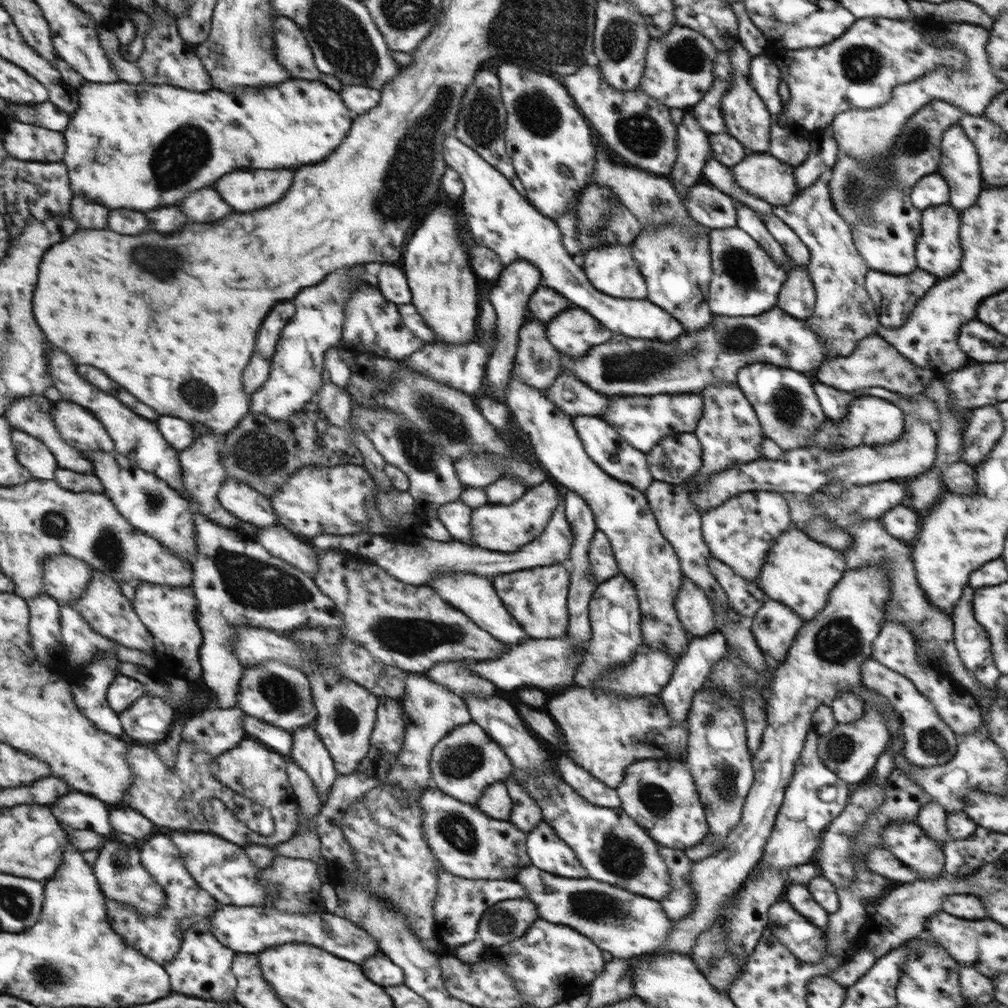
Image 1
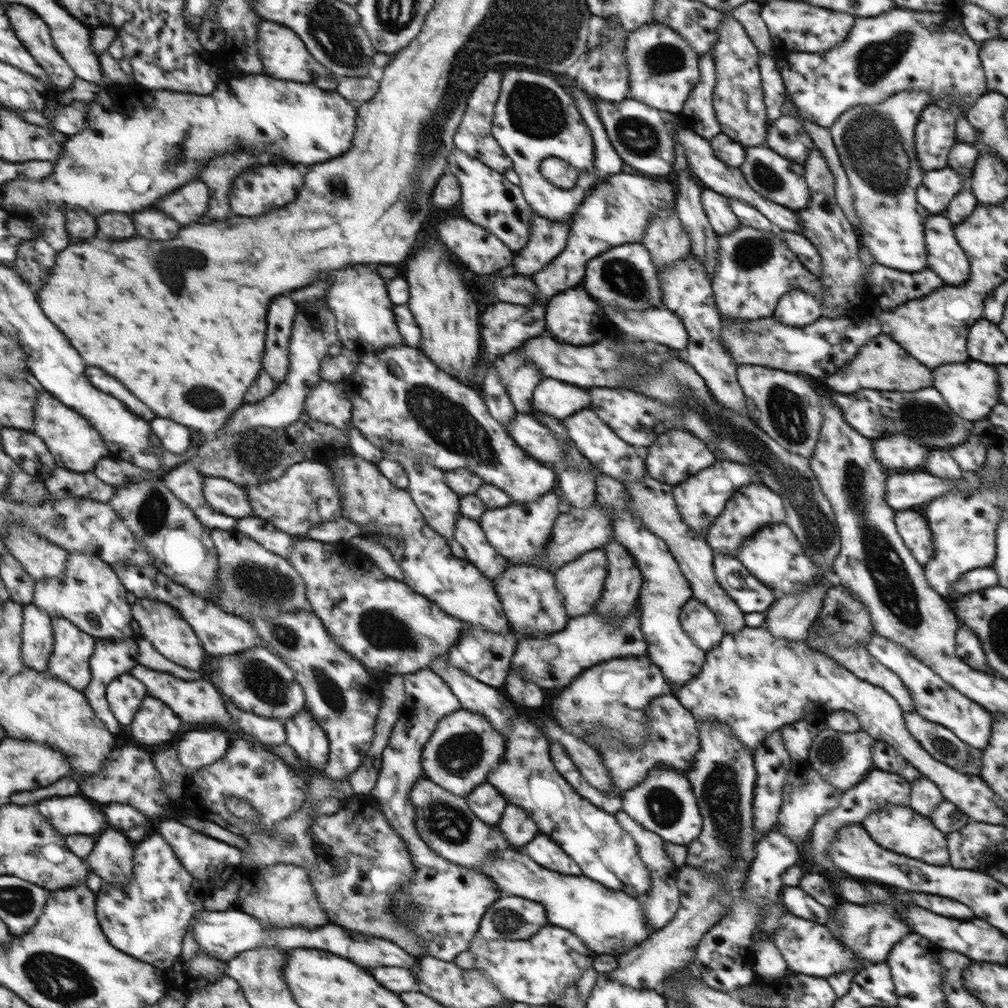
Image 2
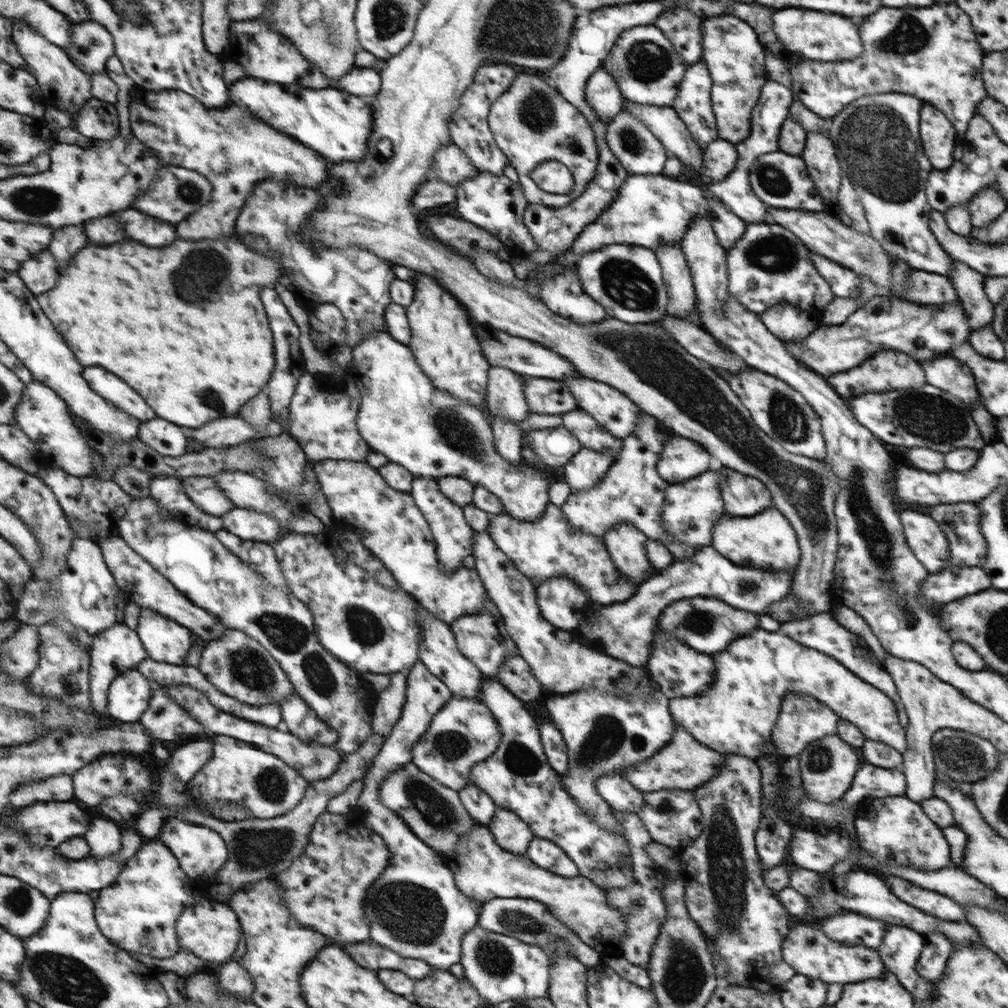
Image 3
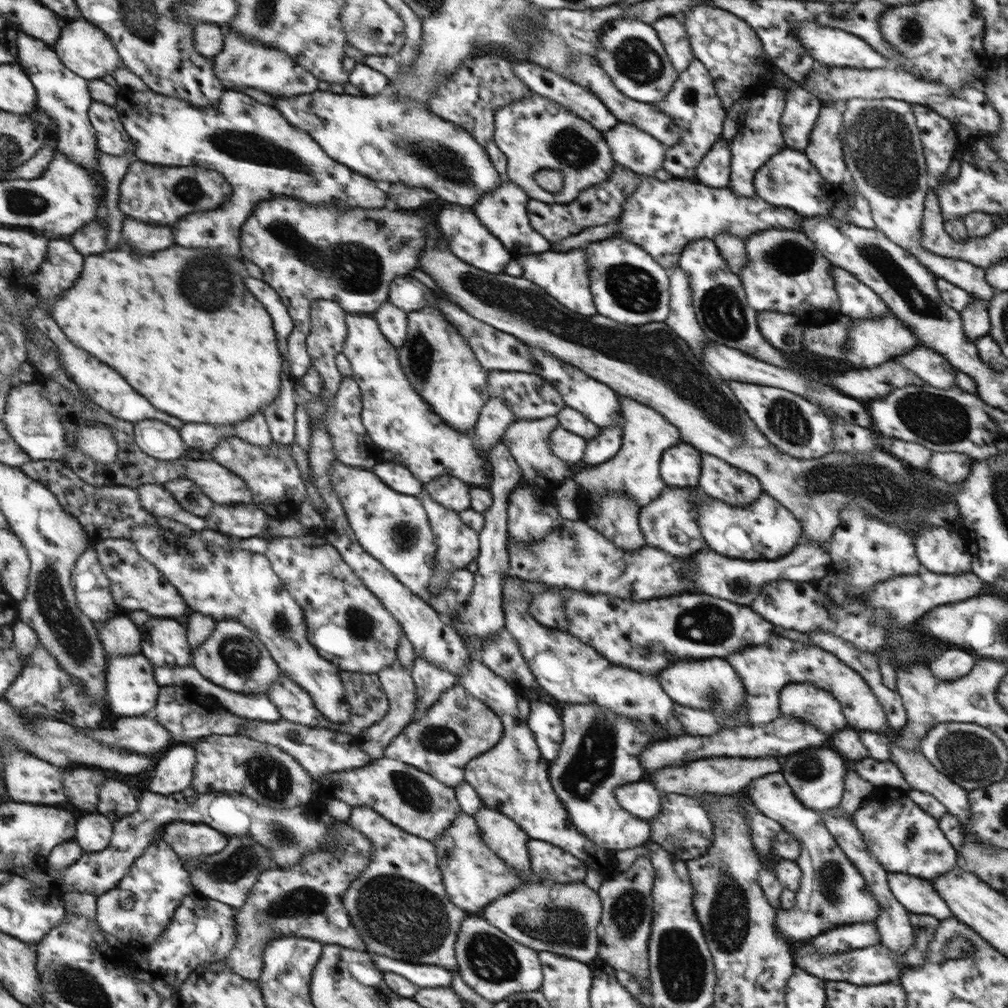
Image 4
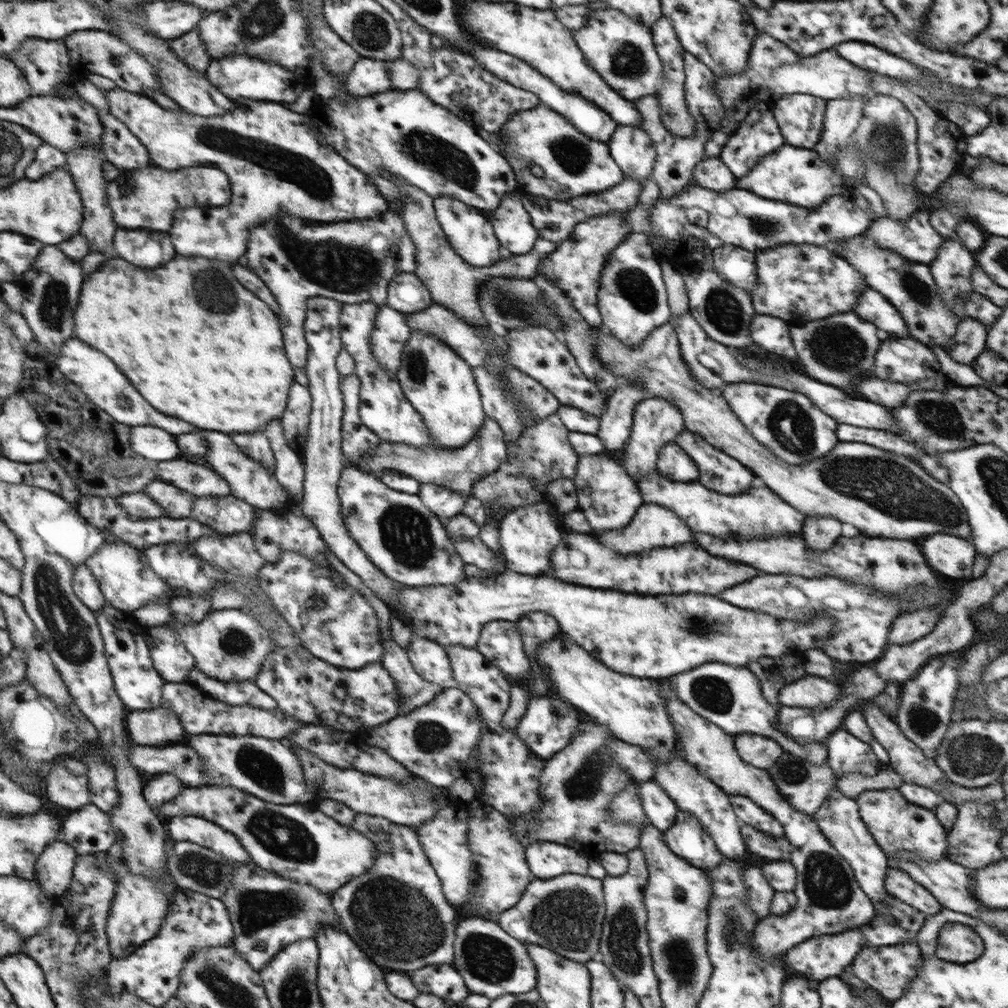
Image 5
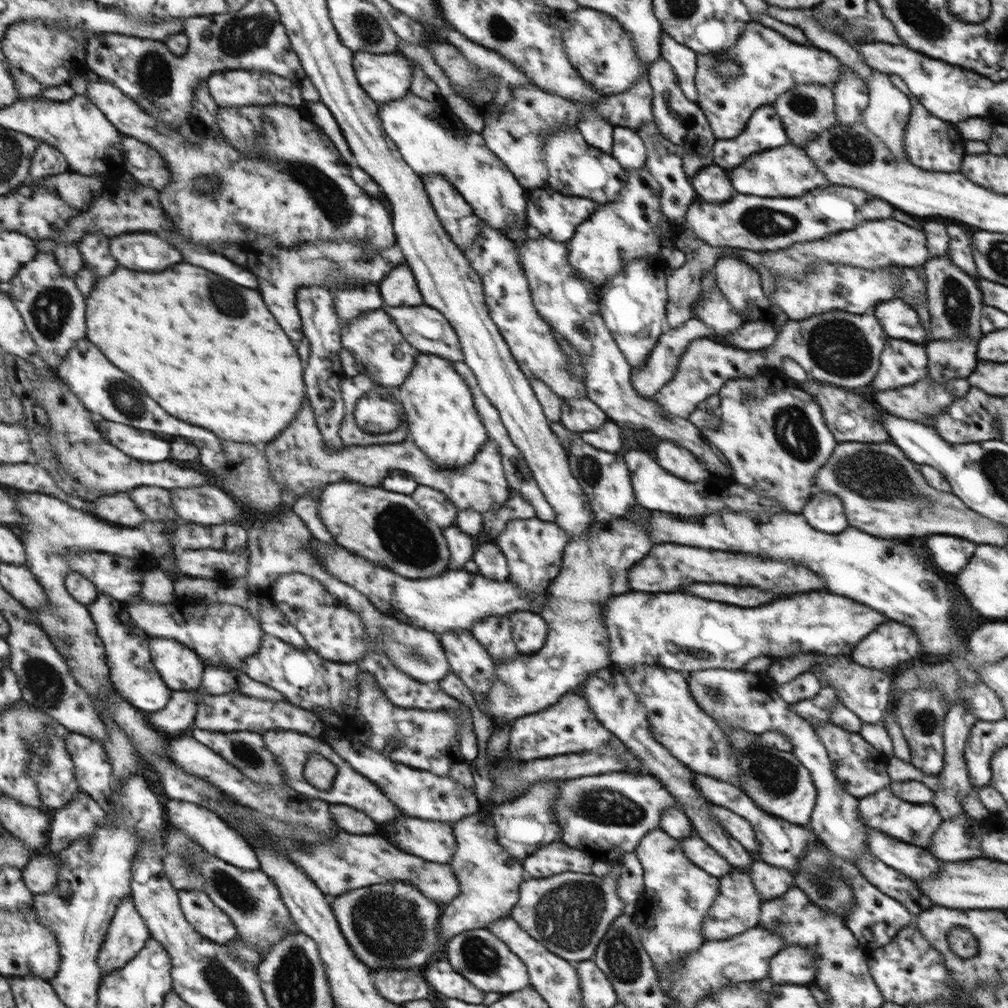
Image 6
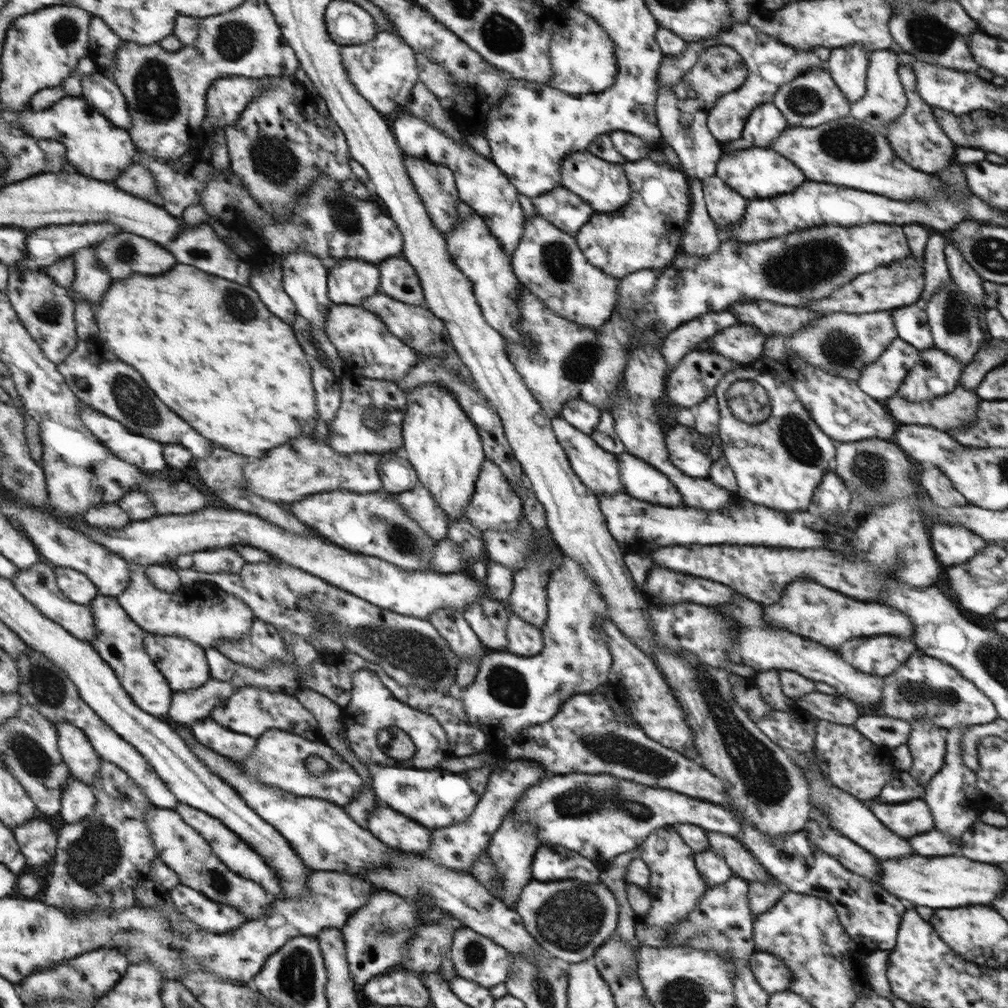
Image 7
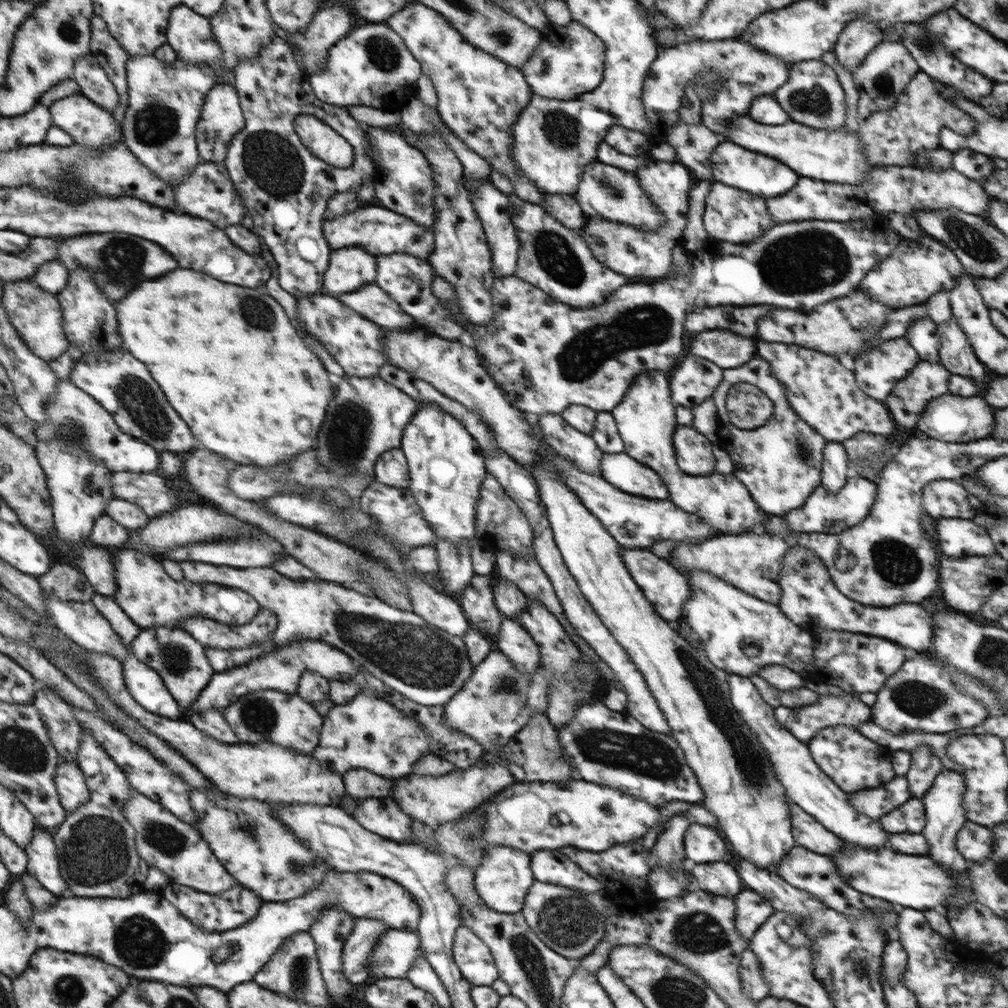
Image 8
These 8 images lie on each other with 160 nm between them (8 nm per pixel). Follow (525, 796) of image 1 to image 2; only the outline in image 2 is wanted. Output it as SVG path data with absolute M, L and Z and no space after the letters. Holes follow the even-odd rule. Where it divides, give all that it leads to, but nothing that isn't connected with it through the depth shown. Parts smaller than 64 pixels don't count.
M509 803L505 805L495 826L501 829L510 846L517 849L529 844L530 841L534 840L534 836L539 833L538 827L530 815L522 807Z

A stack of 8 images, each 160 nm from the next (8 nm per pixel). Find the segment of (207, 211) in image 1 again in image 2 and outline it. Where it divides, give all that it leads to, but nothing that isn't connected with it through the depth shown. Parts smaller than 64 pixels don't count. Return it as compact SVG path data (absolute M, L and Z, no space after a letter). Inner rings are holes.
M195 180L183 186L183 190L175 190L171 198L165 198L155 206L167 212L177 222L191 224L191 222L197 222L203 216L203 212L207 212L209 200L211 200L211 190L207 188L207 184Z

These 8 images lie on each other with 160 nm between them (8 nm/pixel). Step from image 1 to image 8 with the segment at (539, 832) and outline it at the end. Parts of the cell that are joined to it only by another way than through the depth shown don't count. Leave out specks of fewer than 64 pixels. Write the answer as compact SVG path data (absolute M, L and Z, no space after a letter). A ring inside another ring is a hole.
M538 850L530 853L530 868L534 880L592 894L603 889L599 880L587 875L578 864L558 850Z

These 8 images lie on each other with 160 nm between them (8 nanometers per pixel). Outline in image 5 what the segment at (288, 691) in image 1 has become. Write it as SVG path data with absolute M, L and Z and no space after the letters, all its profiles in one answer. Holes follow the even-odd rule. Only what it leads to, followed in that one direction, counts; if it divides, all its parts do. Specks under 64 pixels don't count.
M243 609L211 610L201 622L171 620L168 624L174 626L187 650L196 658L197 669L223 682L255 681L275 645L268 630Z

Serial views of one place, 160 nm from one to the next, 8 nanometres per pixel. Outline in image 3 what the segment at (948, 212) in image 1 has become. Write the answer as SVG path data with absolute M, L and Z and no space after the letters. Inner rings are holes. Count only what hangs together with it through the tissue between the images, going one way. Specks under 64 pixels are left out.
M952 260L950 283L958 294L958 302L966 313L971 331L987 326L994 316L994 307L985 295L985 275L966 263Z

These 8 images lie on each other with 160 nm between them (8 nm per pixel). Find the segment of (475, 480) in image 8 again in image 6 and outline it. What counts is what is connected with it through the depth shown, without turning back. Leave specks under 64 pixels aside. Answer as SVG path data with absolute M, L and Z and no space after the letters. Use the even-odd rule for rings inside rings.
M418 353L414 367L405 377L405 381L395 390L396 398L407 422L408 440L411 440L415 447L431 460L431 463L441 469L459 469L473 461L475 453L481 449L481 445L487 439L485 428L473 409L473 399L471 399L469 388L459 374L453 370L449 359L439 358L435 354Z

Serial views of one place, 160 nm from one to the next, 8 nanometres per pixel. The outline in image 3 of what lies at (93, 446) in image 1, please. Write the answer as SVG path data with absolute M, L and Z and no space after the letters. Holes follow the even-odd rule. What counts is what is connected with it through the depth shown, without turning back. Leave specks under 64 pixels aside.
M33 380L27 385L26 396L18 408L17 425L26 432L31 440L47 458L48 463L78 477L89 477L93 474L91 446L79 432L70 407L57 391L45 386L43 382Z

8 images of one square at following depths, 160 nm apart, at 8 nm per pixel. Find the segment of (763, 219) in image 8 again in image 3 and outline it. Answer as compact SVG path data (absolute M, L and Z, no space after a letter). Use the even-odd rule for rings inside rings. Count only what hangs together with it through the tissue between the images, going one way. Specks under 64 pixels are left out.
M717 138L711 141L702 152L702 168L698 170L701 182L706 185L722 181L729 176L738 162L734 143Z

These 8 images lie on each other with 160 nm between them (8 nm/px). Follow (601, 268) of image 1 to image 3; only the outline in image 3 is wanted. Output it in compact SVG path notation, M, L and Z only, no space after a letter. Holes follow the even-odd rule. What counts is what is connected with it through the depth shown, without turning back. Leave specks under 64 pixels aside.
M615 244L582 254L577 260L581 288L599 306L606 316L632 325L646 325L661 320L665 314L666 285L661 282L662 270L654 251L647 247Z

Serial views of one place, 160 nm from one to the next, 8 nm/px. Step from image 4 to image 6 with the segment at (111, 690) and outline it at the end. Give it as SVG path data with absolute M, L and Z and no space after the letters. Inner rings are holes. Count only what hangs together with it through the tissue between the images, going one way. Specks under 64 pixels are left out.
M101 594L97 601L89 605L89 609L98 626L98 635L106 645L107 665L111 668L110 677L114 682L114 688L127 702L144 713L165 709L174 690L171 690L155 667L150 647L152 636L134 623L127 604L115 597Z

